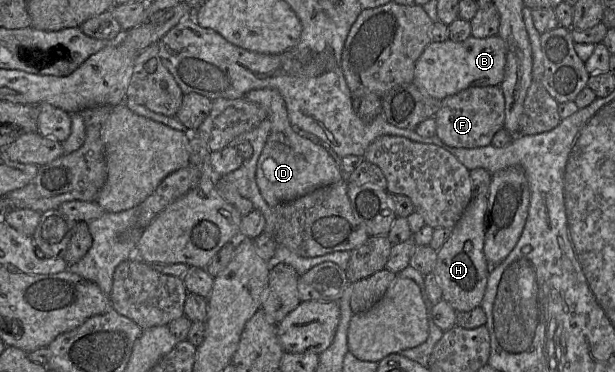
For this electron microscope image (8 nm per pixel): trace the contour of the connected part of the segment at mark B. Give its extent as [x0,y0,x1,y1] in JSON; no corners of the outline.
[412,36,506,100]

